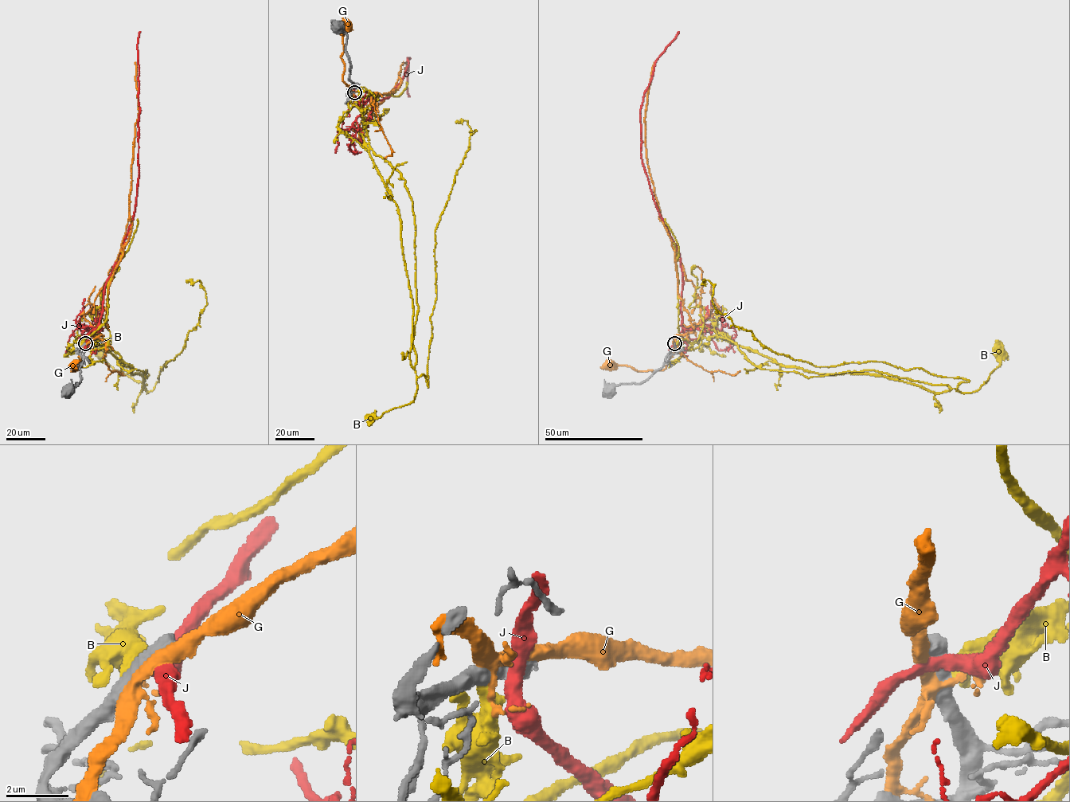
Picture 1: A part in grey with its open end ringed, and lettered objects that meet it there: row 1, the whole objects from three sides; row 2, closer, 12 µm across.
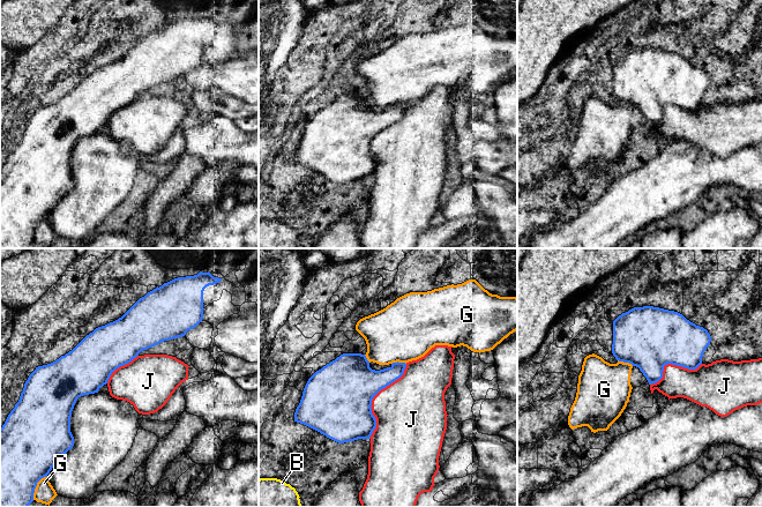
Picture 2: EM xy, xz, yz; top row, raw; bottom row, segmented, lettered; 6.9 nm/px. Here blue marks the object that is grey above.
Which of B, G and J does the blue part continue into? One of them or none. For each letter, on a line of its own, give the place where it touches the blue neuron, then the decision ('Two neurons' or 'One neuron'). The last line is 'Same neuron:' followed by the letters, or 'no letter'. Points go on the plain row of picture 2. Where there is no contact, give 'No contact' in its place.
B: No contact. Two neurons
G: Touches blue at xy (36, 226). Two neurons
J: Touches blue at xz (372, 140). Two neurons
Same neuron: no letter

